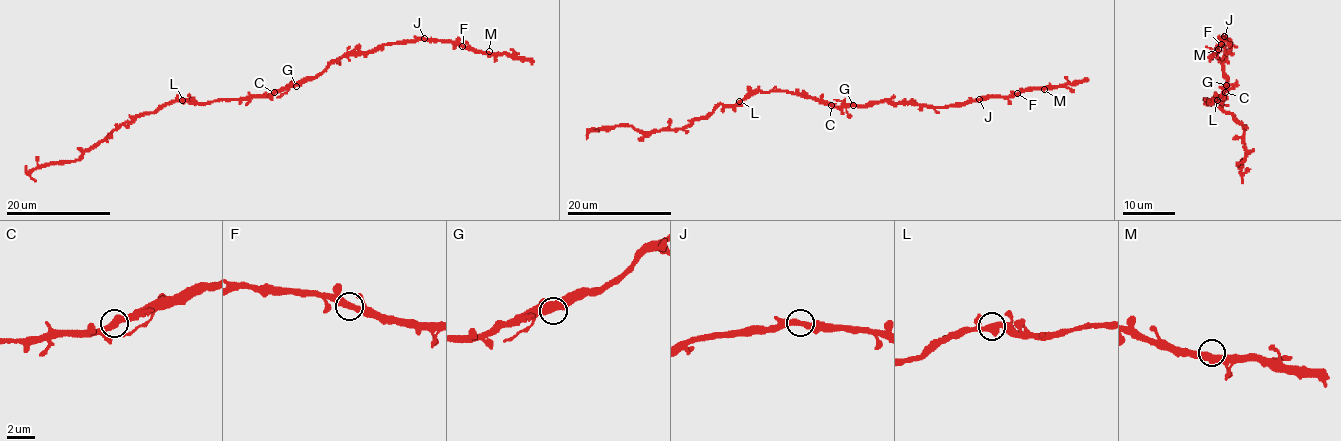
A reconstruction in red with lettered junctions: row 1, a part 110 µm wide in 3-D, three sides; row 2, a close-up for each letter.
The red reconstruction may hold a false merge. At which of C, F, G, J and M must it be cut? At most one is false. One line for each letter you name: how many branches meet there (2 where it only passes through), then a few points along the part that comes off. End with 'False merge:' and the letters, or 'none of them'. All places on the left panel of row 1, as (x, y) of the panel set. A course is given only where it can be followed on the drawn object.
False merge: none of them

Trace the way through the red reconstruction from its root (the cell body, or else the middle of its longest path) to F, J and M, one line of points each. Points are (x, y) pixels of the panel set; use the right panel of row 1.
F: (1222, 94), (1227, 88), (1223, 60), (1230, 51), (1231, 43), (1225, 38), (1221, 44)
J: (1222, 94), (1227, 88), (1223, 60), (1230, 51), (1231, 43), (1224, 36)
M: (1222, 94), (1227, 88), (1223, 60), (1230, 51), (1231, 43), (1227, 38), (1218, 49)

